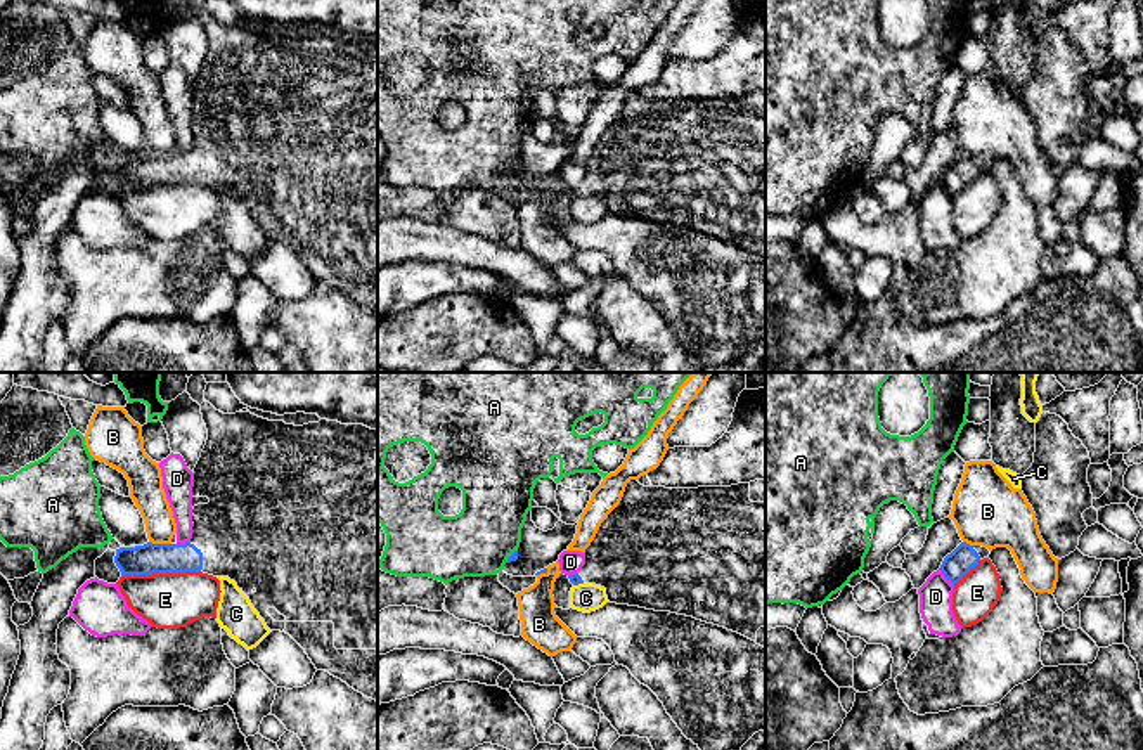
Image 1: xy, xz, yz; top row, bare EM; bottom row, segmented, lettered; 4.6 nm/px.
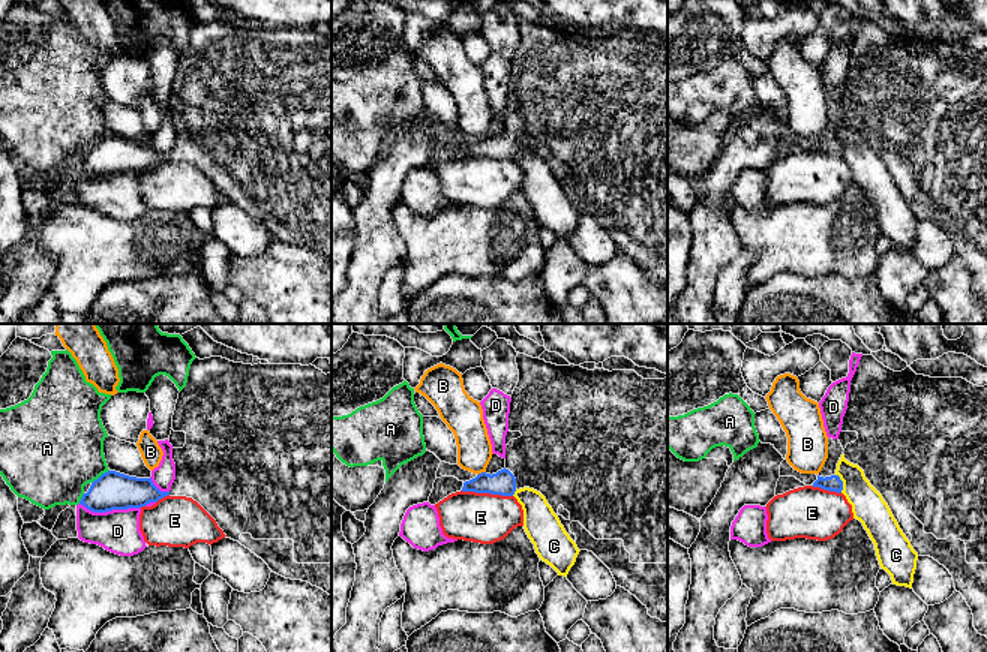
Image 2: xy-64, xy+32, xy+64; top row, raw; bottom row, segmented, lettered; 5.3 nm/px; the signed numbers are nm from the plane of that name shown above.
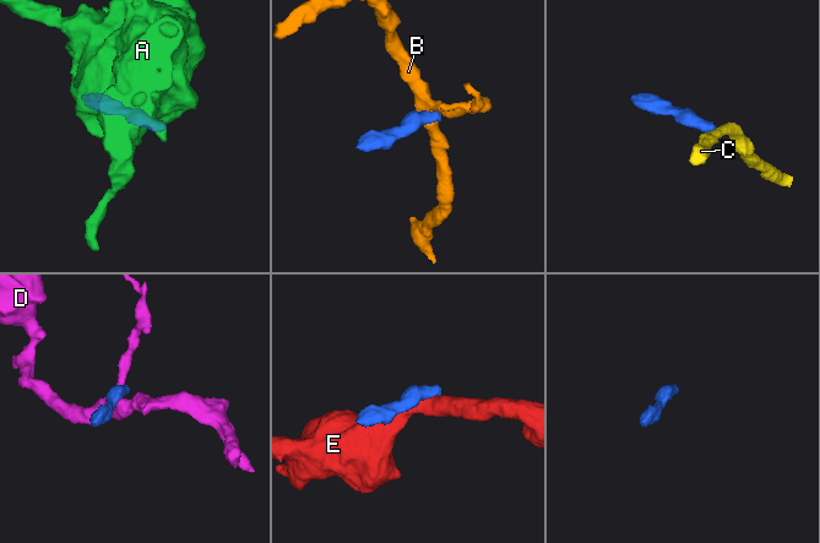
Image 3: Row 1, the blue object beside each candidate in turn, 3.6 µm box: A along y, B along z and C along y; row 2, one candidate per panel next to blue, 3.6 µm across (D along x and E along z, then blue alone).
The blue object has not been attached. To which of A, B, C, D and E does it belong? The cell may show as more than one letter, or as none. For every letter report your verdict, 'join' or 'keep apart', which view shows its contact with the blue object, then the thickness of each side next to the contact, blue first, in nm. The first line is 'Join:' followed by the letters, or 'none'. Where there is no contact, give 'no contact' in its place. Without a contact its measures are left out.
Join: none
A: keep apart; contact in xz; calibres 40 and 320 nm
B: keep apart; contact in xy; calibres 140 and 150 nm
C: keep apart; contact in xz; calibres 60 and 130 nm
D: keep apart; contact in yz; calibres 120 and 160 nm
E: keep apart; contact in xy; calibres 140 and 260 nm

